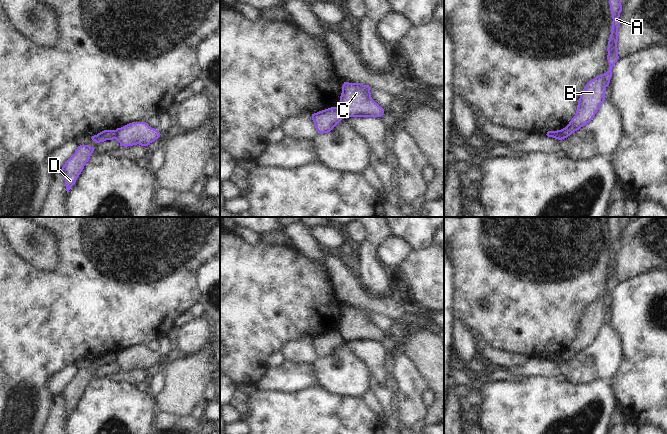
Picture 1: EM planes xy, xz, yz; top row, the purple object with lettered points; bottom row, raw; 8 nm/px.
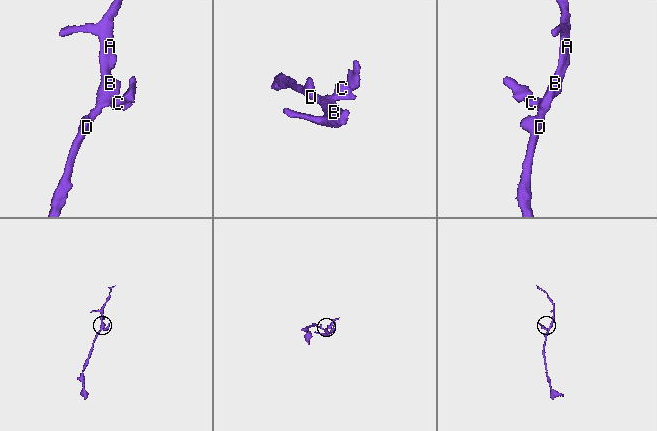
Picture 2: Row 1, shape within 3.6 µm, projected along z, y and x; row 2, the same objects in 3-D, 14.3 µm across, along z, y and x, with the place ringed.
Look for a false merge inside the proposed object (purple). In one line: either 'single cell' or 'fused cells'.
fused cells

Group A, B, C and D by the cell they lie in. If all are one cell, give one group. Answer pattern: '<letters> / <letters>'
A B D / C

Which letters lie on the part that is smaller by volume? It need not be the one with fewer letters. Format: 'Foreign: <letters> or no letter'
Foreign: C

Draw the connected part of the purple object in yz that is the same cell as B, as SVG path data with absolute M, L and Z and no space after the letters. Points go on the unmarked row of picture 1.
M609 217L609 228L613 243L607 272L609 293L606 297L600 298L590 304L584 311L578 325L575 340L571 343L569 348L562 353L562 360L564 362L567 362L589 347L599 334L600 329L606 324L605 315L612 301L612 291L619 283L617 266L618 251L620 249L619 241L622 235L620 217Z

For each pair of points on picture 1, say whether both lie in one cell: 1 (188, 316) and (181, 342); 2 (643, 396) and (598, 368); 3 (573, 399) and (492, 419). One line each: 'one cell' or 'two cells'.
1: two cells
2: two cells
3: one cell

